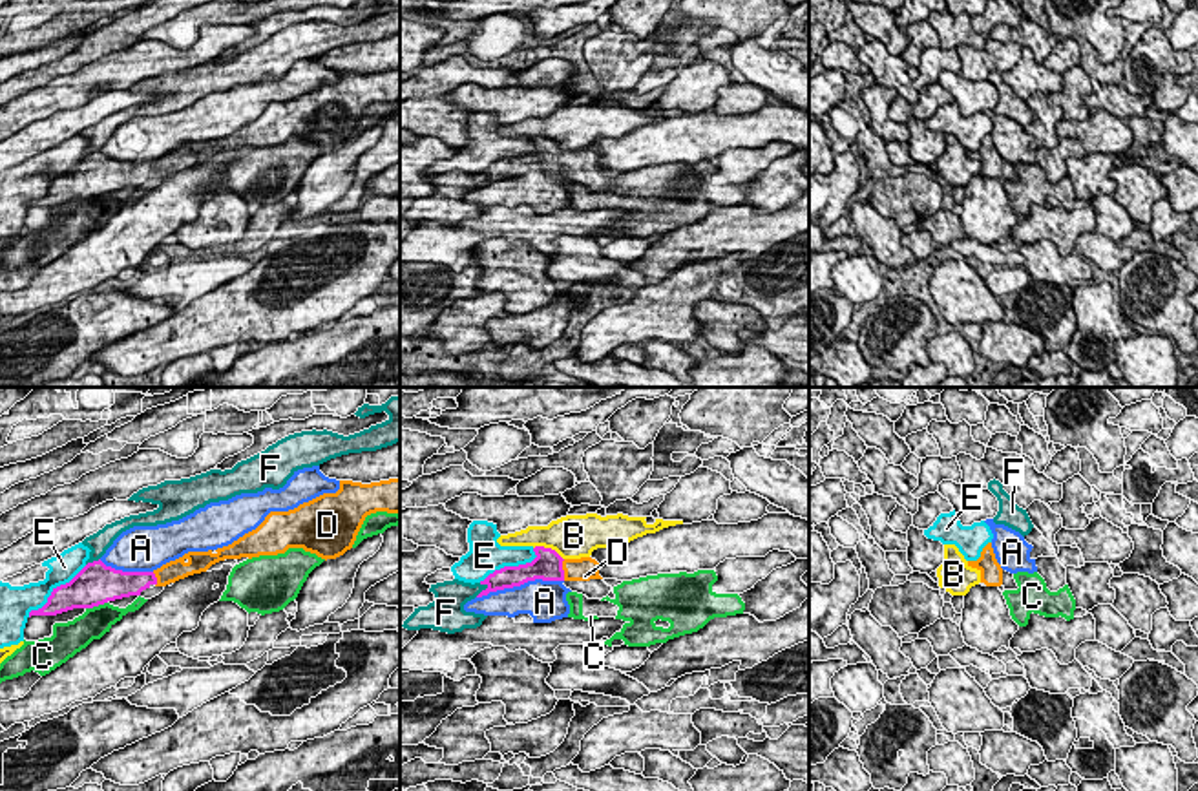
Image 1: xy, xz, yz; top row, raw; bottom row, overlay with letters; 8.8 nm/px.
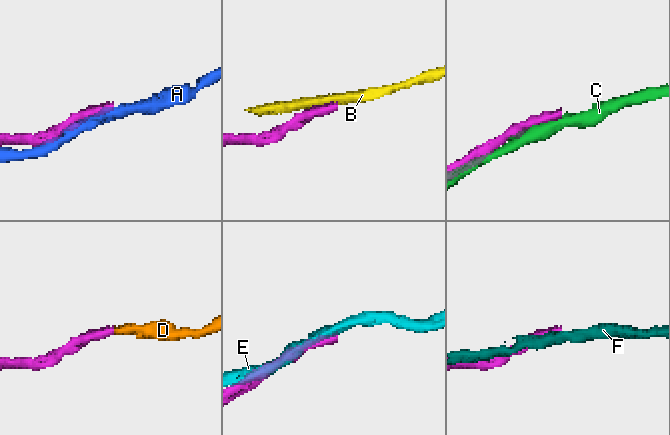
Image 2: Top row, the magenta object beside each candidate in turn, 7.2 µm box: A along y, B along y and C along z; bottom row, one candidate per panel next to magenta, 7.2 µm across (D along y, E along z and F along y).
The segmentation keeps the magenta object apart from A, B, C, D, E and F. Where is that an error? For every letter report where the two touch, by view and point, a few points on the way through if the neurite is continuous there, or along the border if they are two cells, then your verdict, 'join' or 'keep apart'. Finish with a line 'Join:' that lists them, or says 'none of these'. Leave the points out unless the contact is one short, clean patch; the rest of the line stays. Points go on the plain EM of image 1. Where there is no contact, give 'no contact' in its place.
A: meets magenta in xz at (519, 176); keep apart
B: meets magenta in xz at (548, 139); keep apart
C: meets magenta in xy at (95, 196); keep apart
D: meets magenta in xz at (563, 161); join
E: meets magenta in xy at (53, 181); keep apart
F: meets magenta in xz at (483, 181); keep apart
Join: D

